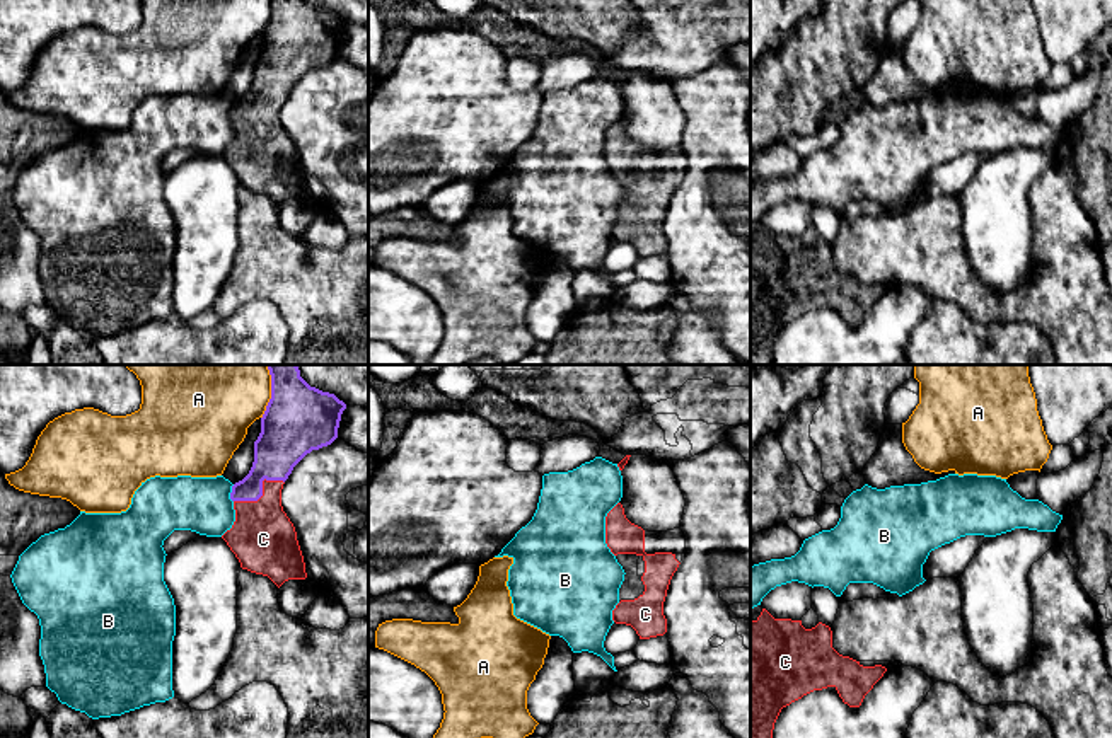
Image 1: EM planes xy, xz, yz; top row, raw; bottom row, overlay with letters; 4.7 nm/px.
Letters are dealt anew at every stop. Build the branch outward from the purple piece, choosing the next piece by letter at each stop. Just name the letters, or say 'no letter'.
C

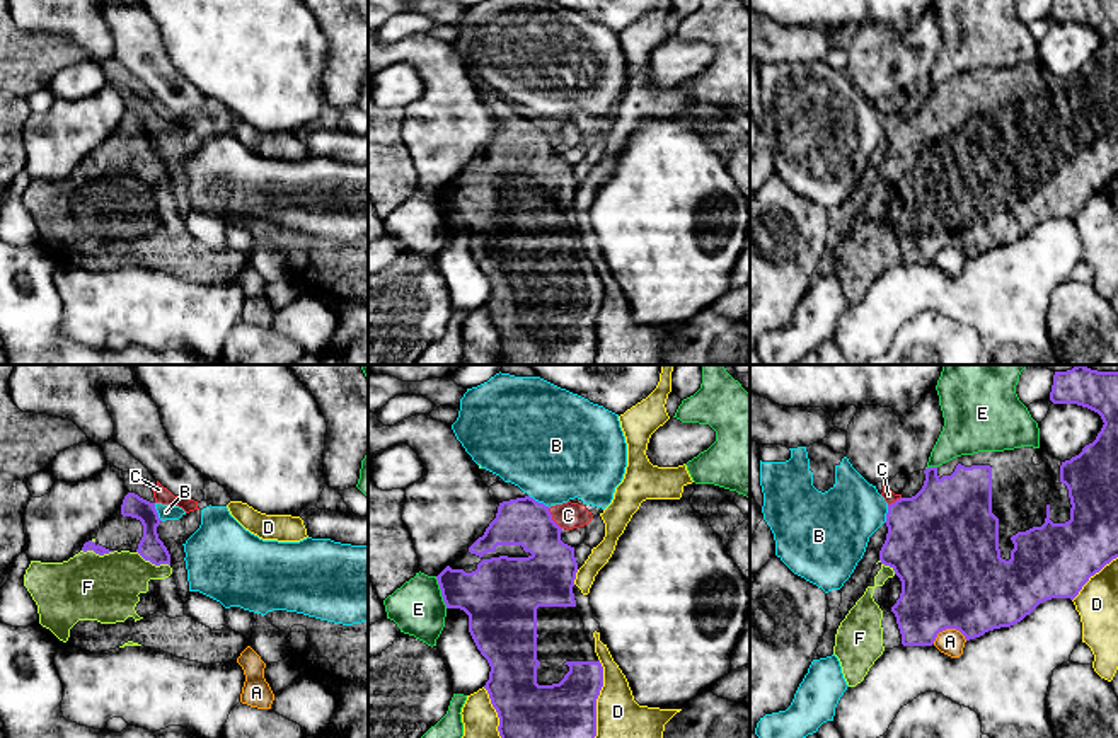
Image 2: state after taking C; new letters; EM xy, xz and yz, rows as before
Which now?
F

